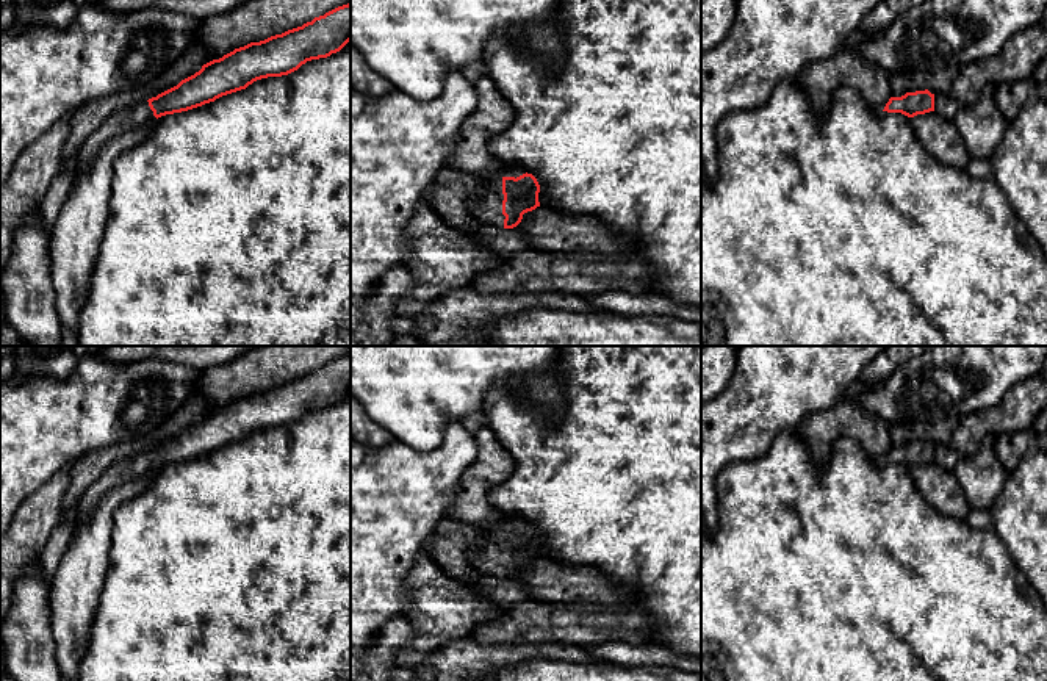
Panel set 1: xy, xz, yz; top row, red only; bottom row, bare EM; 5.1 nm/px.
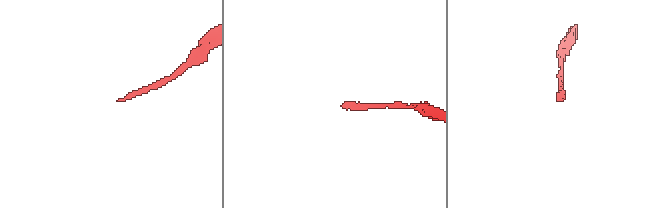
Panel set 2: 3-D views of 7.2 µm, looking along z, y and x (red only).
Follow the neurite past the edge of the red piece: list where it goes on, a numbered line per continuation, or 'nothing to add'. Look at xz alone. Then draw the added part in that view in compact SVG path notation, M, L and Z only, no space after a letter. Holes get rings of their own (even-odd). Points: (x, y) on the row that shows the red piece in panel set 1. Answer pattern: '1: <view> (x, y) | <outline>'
1: xz (487, 205) | M502 177L487 178L484 189L468 200L468 208L482 224L504 227L502 200Z

